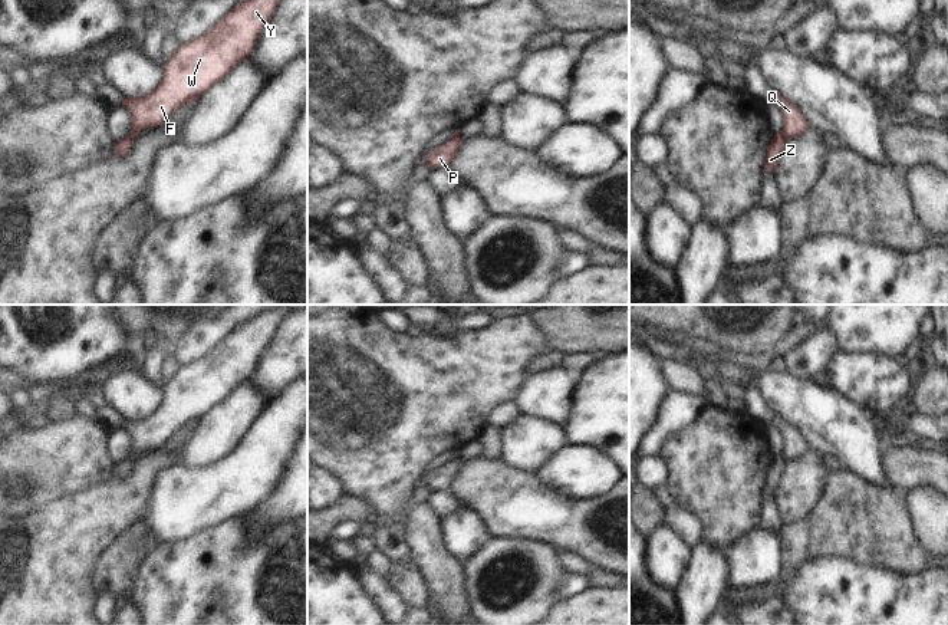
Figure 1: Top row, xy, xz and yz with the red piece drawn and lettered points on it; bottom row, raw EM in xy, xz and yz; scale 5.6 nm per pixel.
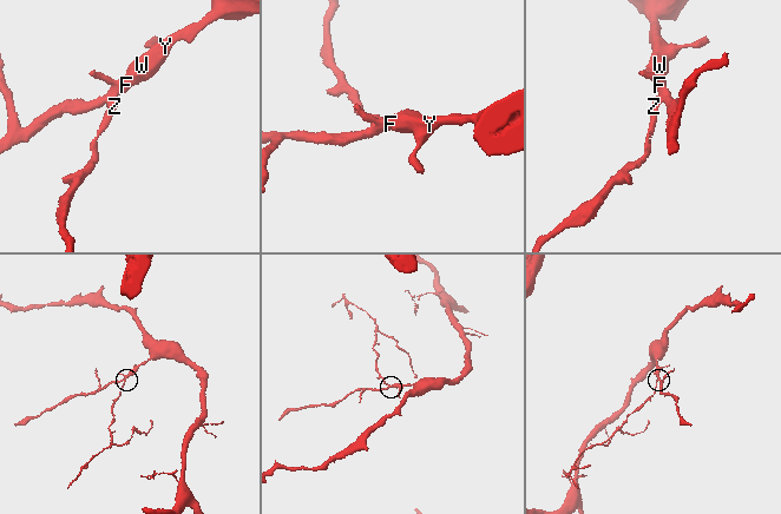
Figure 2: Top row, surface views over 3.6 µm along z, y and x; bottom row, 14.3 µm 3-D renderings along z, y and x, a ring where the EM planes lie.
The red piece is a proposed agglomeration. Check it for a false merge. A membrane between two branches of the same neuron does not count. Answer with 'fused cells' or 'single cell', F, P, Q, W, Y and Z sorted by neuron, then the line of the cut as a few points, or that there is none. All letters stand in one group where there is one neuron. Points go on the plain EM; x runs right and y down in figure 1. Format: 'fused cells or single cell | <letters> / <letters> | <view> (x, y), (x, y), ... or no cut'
fused cells | F P Q W Y / Z | xy (129, 456), (135, 459)

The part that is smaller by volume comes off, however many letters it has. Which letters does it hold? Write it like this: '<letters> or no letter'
Z

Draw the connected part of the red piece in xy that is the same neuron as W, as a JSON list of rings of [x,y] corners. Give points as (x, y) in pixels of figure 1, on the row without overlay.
[[[277,305],[273,309],[263,310],[234,326],[207,355],[180,366],[162,388],[161,402],[152,414],[138,420],[122,420],[122,428],[131,438],[129,457],[138,458],[141,451],[161,448],[174,432],[191,427],[231,394],[238,384],[248,379],[280,320],[300,306],[307,305]]]

